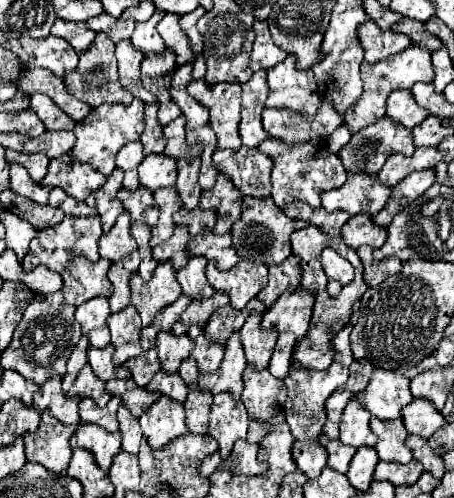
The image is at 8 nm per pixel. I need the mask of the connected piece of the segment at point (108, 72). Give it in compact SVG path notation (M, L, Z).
M96 35L92 47L80 57L80 63L76 67L76 71L64 75L64 83L70 95L74 95L76 99L88 103L90 107L100 107L102 103L122 103L122 105L130 105L132 103L132 95L128 91L124 91L120 87L118 81L118 73L116 73L116 57L114 57L114 43L106 37L106 35Z

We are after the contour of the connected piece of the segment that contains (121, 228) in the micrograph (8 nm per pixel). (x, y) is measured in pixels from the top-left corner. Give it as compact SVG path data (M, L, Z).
M122 213L116 225L112 227L112 231L100 237L98 251L100 251L100 257L110 261L120 261L122 257L128 257L136 251L136 241L130 237L128 213Z

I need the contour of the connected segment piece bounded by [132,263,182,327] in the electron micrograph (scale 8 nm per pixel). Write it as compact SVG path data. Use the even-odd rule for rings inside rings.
M160 263L148 283L144 283L138 275L132 275L132 305L142 317L142 327L150 325L156 313L174 303L180 295L182 291L176 283L176 273L168 267L168 263Z

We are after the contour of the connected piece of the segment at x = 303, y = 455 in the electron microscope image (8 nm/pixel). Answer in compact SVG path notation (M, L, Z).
M348 323L340 335L336 335L334 339L334 361L326 371L308 371L304 367L292 367L290 373L284 379L284 385L288 387L288 397L284 403L284 415L286 415L286 423L290 425L290 431L294 435L294 447L292 447L292 457L294 463L298 465L298 469L308 477L308 479L316 479L322 469L326 467L326 455L324 455L324 447L320 447L320 443L316 443L318 435L322 433L322 425L326 421L326 411L324 411L324 401L340 387L344 385L344 381L348 379L348 367L354 361L352 357L352 349L350 349L350 331L352 325Z

